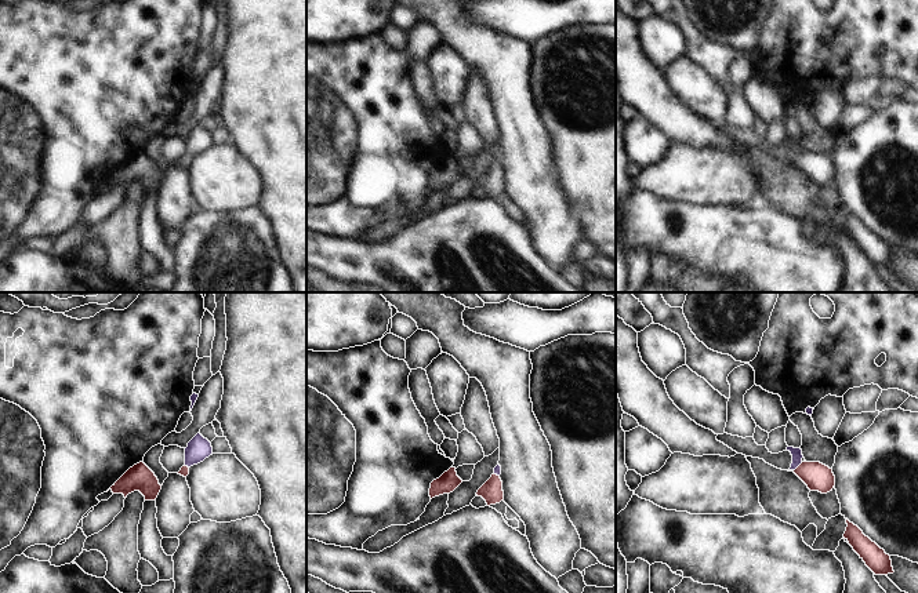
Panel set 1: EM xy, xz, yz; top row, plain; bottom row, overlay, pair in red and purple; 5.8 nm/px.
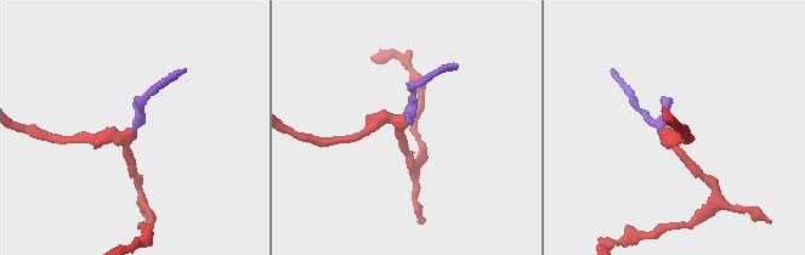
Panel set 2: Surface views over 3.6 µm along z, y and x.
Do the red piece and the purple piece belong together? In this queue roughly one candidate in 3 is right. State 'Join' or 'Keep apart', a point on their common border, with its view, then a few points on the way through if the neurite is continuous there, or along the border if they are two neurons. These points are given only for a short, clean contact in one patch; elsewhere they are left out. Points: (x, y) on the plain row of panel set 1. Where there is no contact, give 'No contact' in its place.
Join. Touches red at yz (798, 157). Path across: yz (819, 168), (798, 157), (797, 144)

